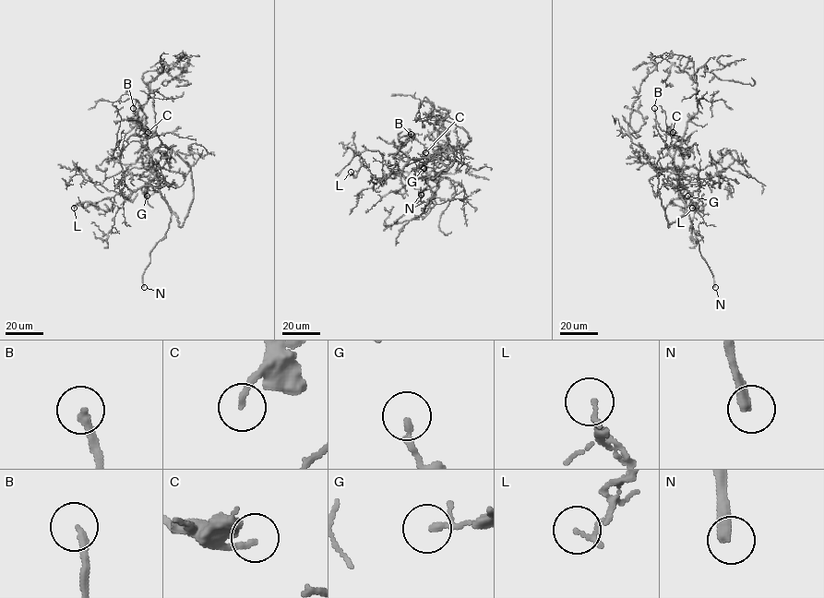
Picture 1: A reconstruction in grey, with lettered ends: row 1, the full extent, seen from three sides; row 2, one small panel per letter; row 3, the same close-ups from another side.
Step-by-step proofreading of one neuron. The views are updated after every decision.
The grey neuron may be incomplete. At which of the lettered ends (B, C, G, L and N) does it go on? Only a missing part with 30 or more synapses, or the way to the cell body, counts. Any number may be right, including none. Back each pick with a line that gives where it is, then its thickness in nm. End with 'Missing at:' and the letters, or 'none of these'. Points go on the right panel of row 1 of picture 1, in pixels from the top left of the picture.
B: (654, 108) | 240 nm
N: (715, 287) | 320 nm
Missing at: B, N

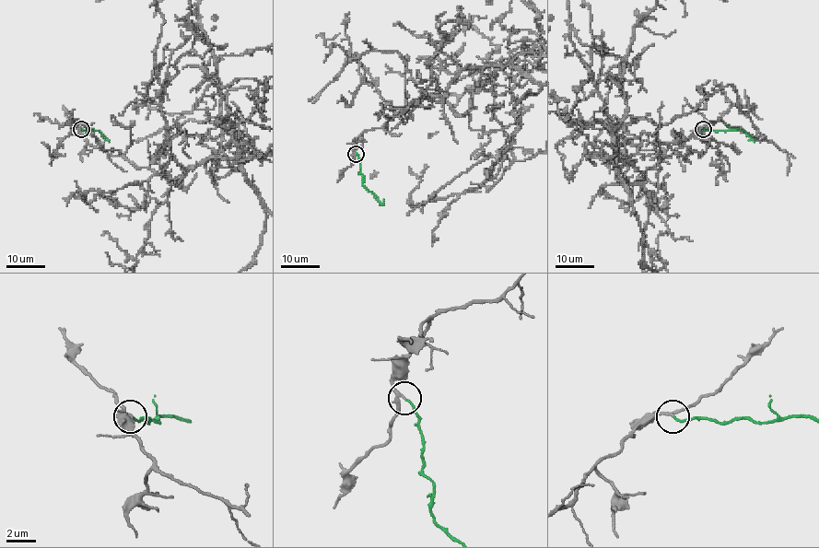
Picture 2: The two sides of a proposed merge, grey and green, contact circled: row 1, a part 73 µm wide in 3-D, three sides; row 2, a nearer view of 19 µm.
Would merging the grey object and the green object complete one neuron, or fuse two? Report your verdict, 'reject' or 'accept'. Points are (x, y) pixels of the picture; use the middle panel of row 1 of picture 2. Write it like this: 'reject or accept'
accept

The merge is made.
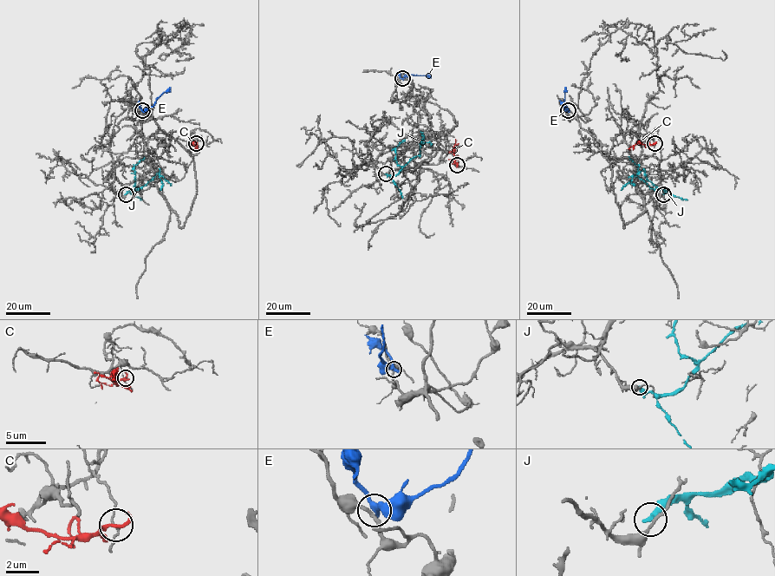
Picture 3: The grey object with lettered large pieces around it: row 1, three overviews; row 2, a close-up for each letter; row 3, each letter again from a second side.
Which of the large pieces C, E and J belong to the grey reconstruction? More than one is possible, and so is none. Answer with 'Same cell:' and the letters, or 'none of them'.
Same cell: none of them

